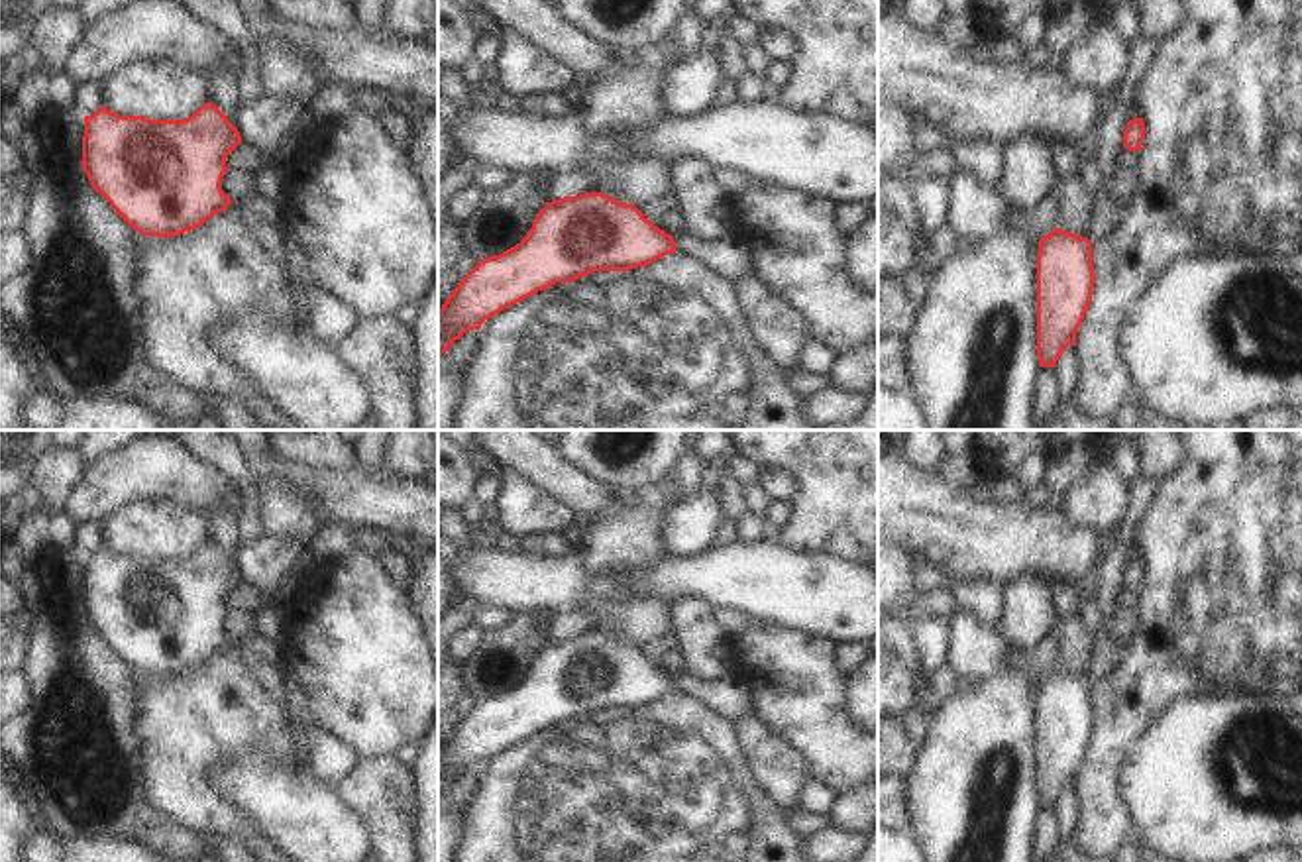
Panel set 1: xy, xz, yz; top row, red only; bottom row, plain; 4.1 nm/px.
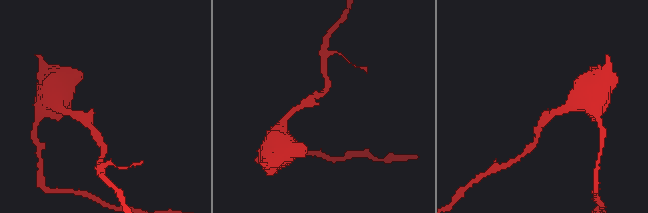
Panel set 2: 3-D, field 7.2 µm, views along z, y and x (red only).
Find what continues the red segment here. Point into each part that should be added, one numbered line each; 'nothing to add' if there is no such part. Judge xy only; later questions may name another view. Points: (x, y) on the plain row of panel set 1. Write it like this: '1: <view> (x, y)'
nothing to add

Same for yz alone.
nothing to add

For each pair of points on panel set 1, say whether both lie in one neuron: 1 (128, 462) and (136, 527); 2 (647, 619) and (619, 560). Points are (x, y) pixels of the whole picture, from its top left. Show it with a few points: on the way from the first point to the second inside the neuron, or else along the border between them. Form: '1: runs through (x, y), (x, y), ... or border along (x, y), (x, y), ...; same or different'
1: border along (181, 503), (132, 501), (116, 507), (99, 523); different
2: runs through (633, 605), (623, 595), (623, 574); same

